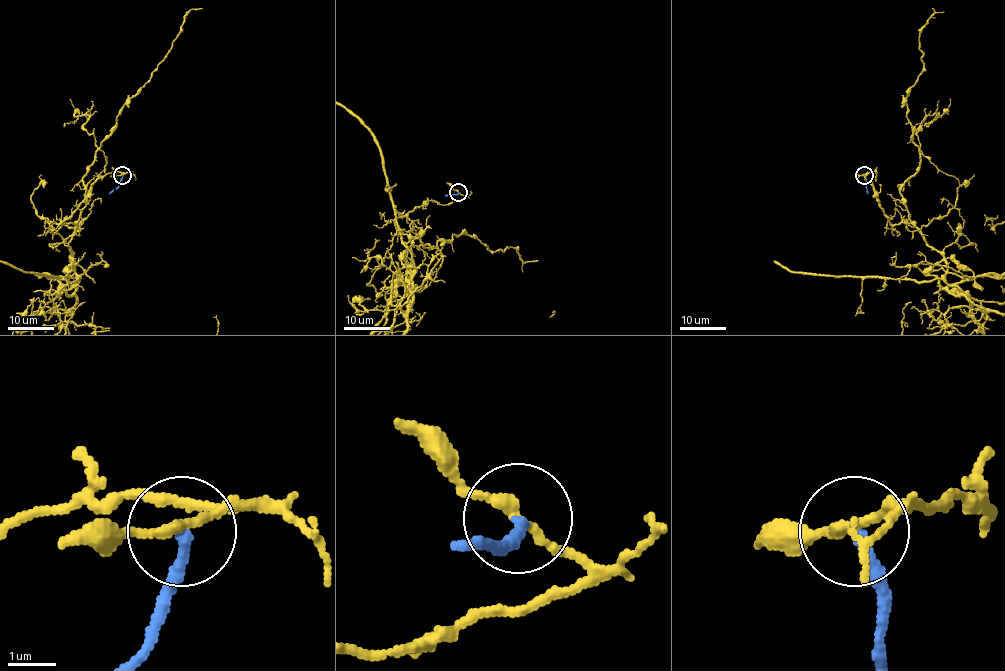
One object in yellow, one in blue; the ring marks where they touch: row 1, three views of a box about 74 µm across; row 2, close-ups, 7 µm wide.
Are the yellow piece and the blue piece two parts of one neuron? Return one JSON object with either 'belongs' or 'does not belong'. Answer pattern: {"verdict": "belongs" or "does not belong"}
{"verdict": "does not belong"}

